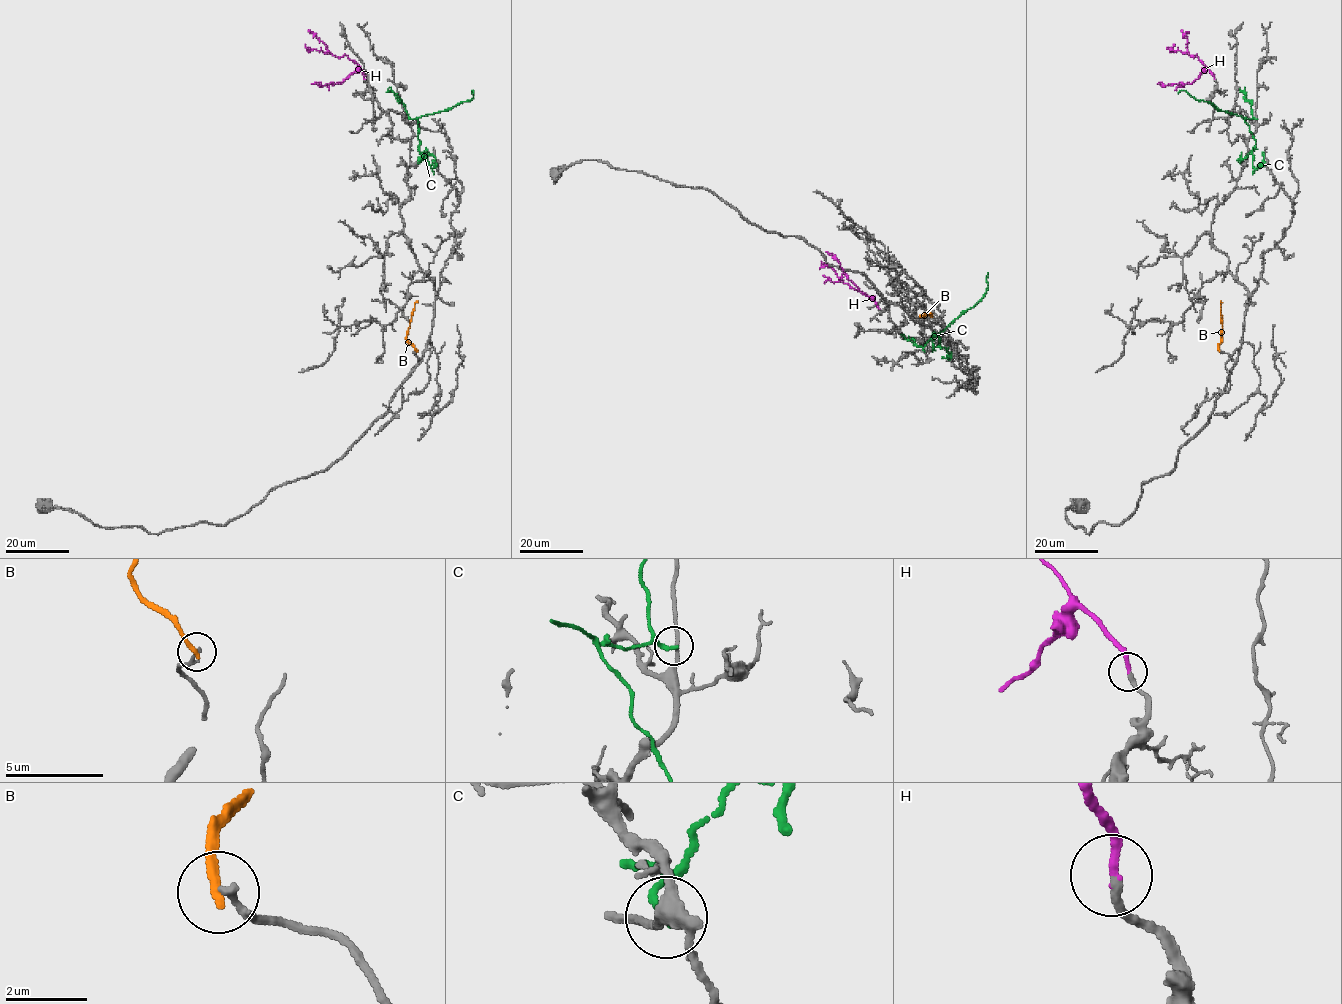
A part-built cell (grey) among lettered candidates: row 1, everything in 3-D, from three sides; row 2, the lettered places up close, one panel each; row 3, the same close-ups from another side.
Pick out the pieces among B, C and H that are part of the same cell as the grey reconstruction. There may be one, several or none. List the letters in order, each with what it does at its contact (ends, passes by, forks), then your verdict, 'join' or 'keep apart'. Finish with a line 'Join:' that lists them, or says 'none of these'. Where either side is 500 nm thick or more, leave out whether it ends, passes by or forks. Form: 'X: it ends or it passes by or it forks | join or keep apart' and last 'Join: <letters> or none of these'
B: it ends | keep apart
C: it ends | keep apart
H: it ends | join
Join: H

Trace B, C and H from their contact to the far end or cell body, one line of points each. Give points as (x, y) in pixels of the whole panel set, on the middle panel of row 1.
B: (931, 313), (920, 315), (932, 315)
C: (923, 350), (928, 341), (982, 297), (988, 272)
H: (878, 308), (875, 302), (852, 288), (832, 269), (819, 269)

